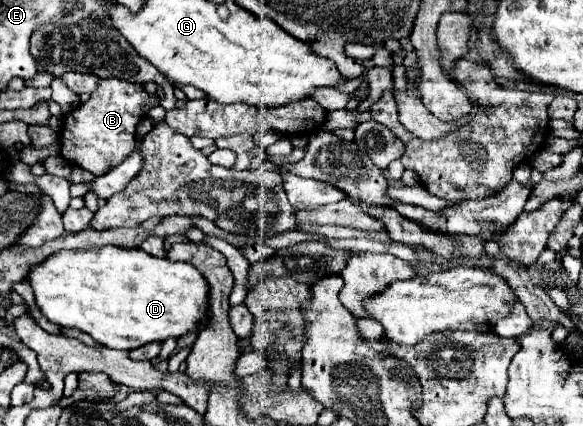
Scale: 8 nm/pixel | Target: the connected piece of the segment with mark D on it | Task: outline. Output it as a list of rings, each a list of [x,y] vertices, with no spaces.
[[[106,244],[90,250],[60,250],[48,256],[46,262],[32,266],[26,282],[34,290],[36,306],[50,322],[62,328],[78,328],[96,342],[116,350],[132,350],[146,342],[164,342],[170,336],[184,336],[188,330],[200,328],[206,318],[208,284],[202,274],[192,264],[154,258],[140,248]]]

